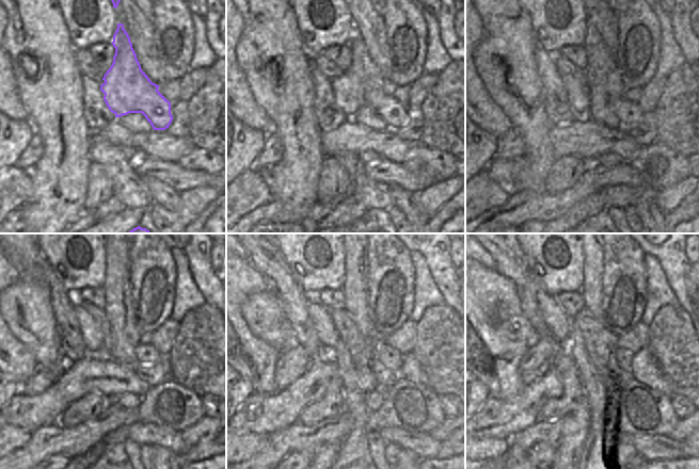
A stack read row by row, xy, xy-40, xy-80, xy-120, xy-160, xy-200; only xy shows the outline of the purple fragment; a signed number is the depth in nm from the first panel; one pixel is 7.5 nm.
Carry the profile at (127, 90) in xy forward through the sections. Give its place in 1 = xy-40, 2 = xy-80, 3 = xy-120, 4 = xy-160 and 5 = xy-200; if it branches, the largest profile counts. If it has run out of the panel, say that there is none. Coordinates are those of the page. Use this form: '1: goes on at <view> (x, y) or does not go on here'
1: goes on at xy-40 (363, 83)
2: goes on at xy-80 (630, 114)
3: goes on at xy-120 (146, 354)
4: goes on at xy-160 (386, 355)
5: goes on at xy-200 (623, 357)

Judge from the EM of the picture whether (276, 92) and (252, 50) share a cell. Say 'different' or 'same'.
same

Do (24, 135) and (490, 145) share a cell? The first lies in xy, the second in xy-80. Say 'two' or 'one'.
one

